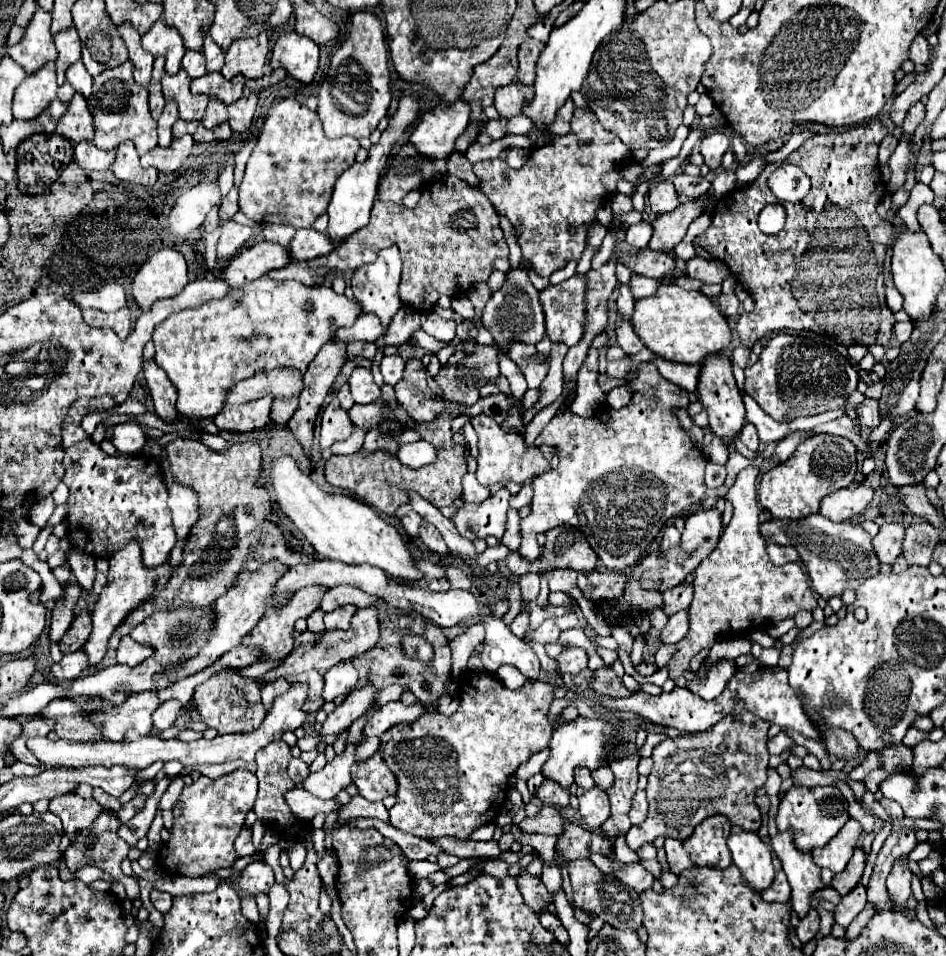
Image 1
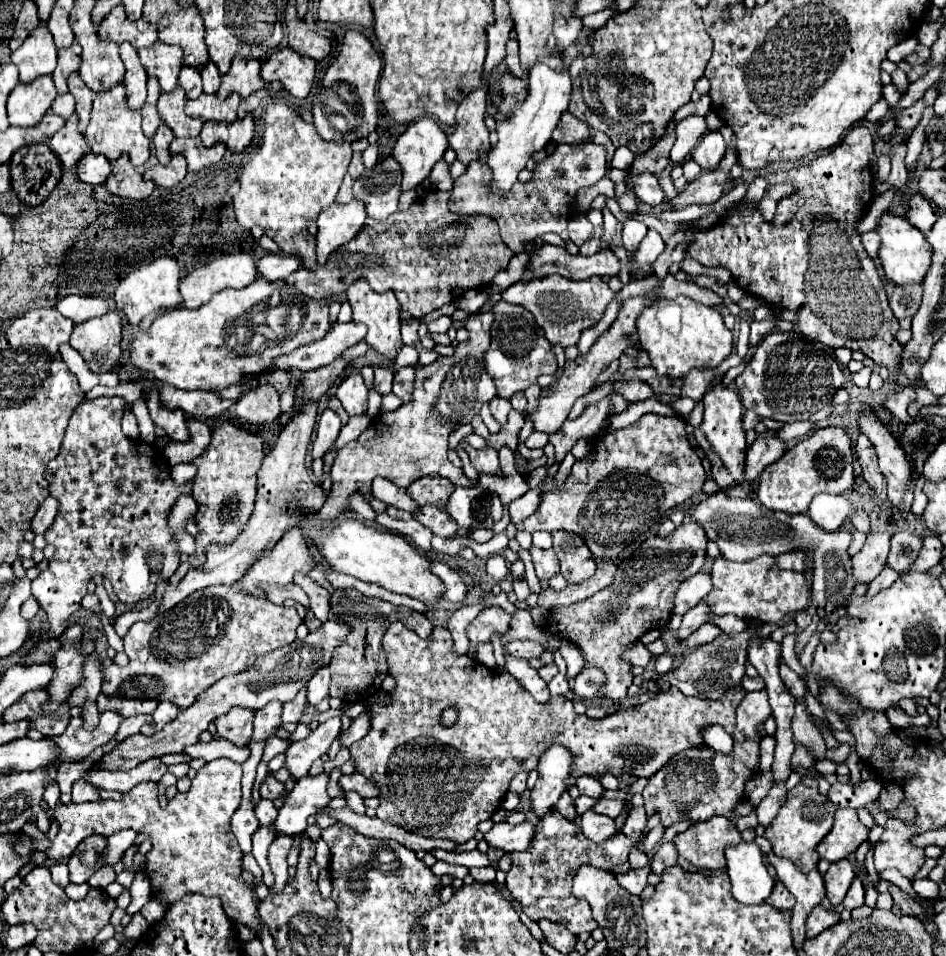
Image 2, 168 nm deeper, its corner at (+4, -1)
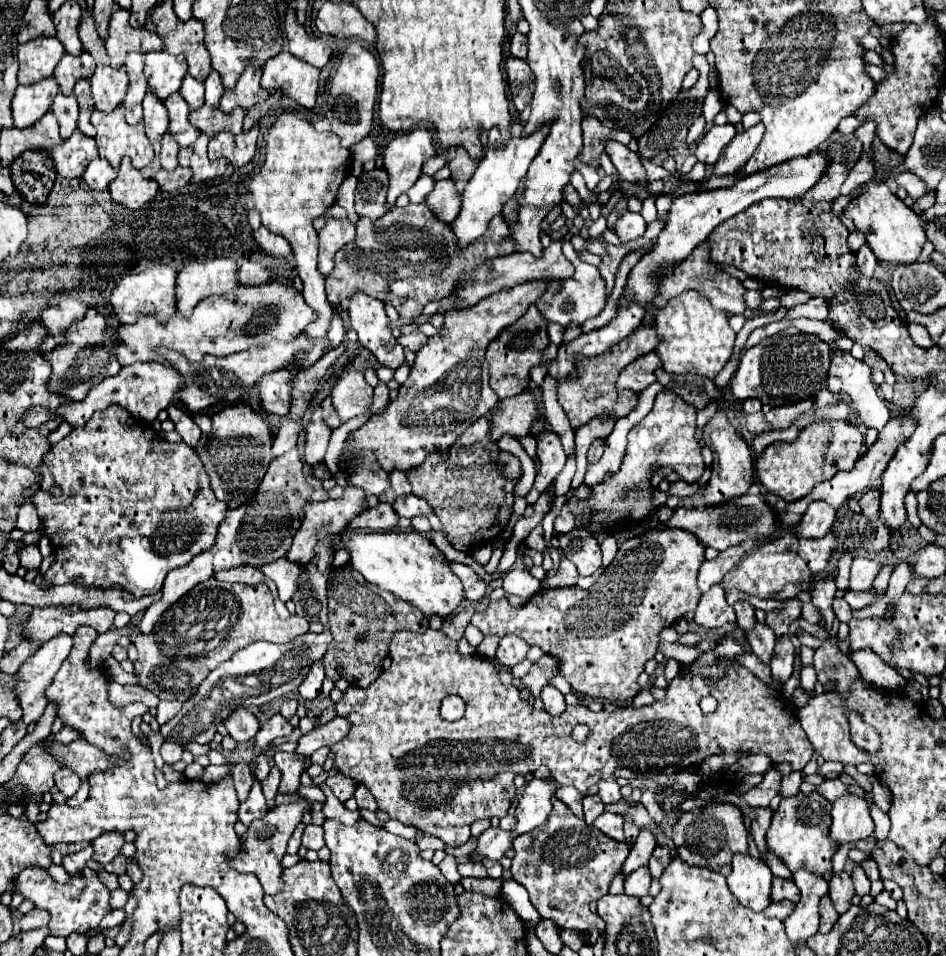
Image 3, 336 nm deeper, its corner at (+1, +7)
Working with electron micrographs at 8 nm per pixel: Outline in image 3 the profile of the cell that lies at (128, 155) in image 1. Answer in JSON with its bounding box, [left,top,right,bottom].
[110,158,158,210]

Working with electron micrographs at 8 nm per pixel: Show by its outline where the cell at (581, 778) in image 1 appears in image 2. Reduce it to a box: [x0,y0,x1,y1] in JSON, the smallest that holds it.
[577,776,603,798]

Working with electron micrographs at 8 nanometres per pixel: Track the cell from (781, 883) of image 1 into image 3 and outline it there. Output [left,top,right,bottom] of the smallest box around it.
[772,878,800,902]

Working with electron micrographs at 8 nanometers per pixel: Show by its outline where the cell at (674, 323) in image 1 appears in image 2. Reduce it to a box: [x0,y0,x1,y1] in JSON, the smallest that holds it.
[637,296,733,378]

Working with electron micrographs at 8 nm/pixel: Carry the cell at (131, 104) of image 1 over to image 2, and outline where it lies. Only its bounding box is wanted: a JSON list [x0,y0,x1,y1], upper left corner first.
[85,84,151,166]

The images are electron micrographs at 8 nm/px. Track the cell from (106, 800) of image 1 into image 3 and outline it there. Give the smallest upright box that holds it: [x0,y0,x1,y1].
[56,768,80,796]

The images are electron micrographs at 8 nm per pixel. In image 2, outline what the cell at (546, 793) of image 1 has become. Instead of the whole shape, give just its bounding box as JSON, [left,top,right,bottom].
[555,792,577,820]

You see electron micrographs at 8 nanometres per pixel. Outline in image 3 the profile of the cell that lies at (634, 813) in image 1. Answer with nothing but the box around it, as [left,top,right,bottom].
[622,828,656,874]

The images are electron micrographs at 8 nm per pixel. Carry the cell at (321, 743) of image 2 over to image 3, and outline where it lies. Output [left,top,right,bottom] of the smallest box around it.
[276,752,304,794]

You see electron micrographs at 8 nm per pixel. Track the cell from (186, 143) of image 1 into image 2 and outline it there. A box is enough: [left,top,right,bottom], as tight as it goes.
[143,154,187,188]

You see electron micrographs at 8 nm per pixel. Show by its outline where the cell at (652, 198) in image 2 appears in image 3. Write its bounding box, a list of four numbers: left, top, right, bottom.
[606,140,646,186]

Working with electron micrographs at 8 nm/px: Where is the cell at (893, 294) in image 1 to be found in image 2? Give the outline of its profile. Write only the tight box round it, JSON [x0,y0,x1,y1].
[889,284,923,320]

